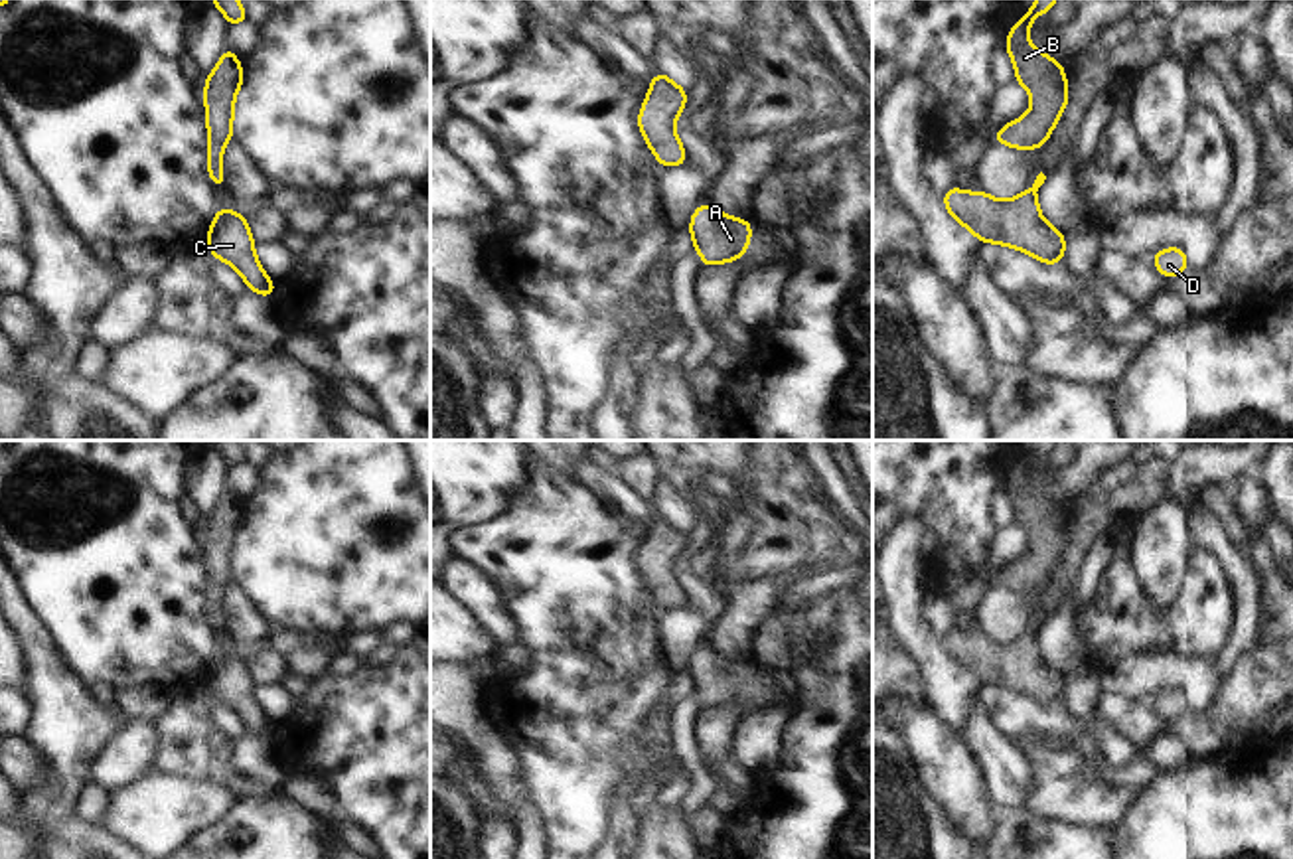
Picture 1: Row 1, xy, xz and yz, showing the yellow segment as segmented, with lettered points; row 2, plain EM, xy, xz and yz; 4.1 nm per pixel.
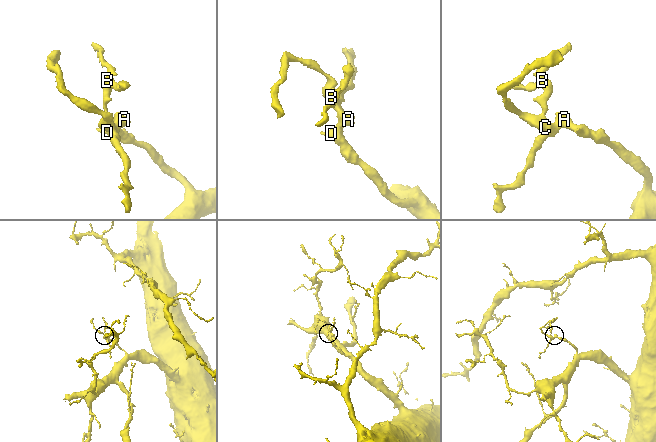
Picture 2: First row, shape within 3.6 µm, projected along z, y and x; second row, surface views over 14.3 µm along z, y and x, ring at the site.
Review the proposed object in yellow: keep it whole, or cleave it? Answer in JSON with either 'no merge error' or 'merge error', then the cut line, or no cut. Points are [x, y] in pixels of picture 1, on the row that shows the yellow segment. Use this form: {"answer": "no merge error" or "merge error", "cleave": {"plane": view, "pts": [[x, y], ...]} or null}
{"answer": "no merge error", "cleave": null}

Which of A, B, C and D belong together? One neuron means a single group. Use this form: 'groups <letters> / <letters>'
groups A B C D

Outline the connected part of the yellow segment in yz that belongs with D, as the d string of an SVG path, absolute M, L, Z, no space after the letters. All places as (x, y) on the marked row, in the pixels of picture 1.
M1169 247L1151 257L1151 263L1159 269L1165 278L1179 276L1182 271L1190 269L1186 261L1186 251L1180 247Z

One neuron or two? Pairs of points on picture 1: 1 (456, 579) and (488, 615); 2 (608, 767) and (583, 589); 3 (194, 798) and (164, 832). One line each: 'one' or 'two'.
1: one
2: one
3: one

